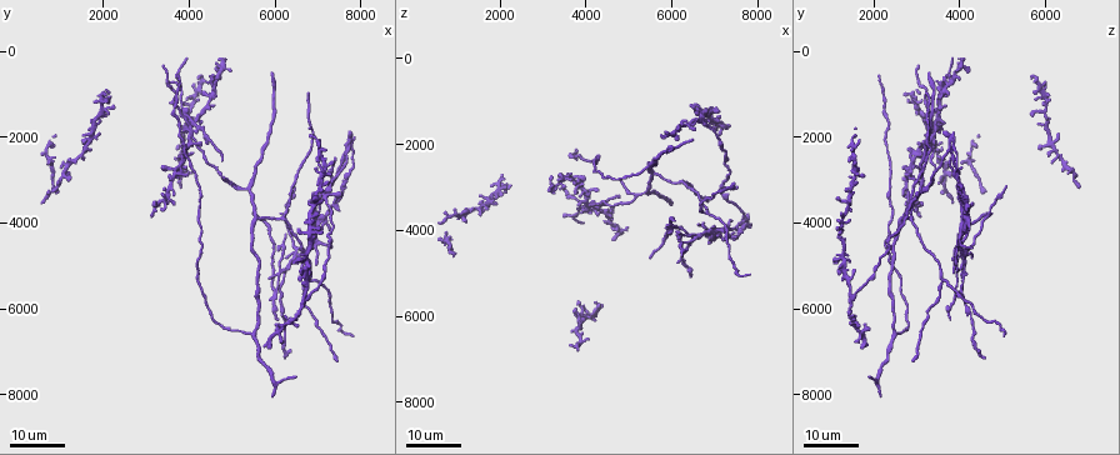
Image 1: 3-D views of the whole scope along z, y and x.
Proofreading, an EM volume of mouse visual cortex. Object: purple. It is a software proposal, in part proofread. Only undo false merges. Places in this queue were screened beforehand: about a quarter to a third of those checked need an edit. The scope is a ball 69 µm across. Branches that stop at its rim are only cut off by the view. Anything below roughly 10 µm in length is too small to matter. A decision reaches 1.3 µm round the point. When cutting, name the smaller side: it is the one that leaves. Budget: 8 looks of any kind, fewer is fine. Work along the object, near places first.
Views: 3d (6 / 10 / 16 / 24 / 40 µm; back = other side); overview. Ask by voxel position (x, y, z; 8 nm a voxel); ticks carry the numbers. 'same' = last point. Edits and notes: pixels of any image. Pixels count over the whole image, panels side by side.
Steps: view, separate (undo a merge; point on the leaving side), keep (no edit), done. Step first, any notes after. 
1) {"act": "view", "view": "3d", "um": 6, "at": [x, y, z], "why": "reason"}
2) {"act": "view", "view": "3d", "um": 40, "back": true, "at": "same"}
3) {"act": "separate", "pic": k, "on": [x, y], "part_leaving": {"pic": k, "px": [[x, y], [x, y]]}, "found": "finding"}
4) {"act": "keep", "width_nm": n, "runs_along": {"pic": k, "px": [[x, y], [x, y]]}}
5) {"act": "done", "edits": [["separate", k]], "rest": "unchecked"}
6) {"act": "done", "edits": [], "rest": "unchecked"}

{"act": "view", "view": "3d", "um": 24, "at": [6150, 3900, 2900]}

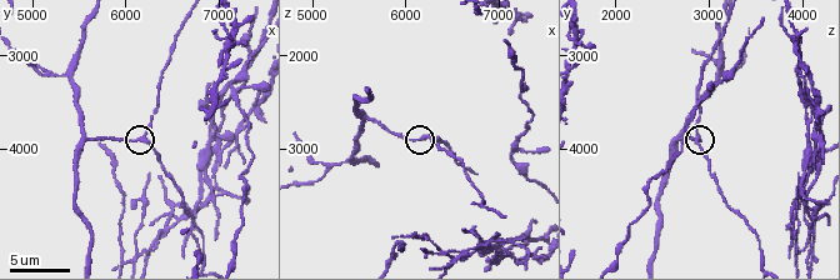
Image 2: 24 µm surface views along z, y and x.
{"act": "view", "view": "3d", "um": 6, "at": [6200, 3900, 2900], "why": "zoom in"}

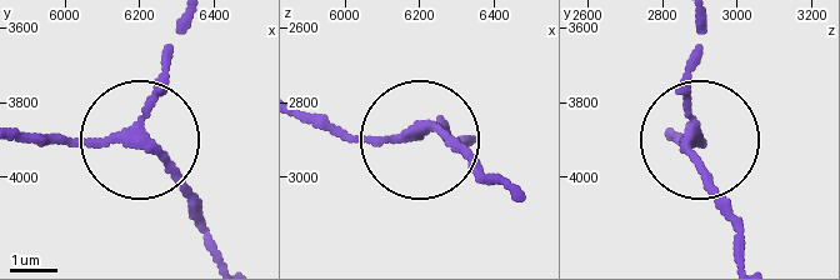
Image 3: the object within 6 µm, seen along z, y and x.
{"act": "keep", "side_arm_um": 28, "arms": 3, "found": "one neuron here"}

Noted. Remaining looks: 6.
{"act": "view", "view": "3d", "um": 10, "at": [5350, 3200, 3100], "why": "a fork"}

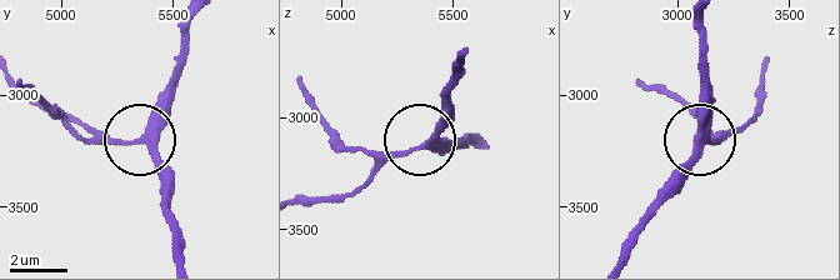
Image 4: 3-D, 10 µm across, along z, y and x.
{"act": "view", "view": "3d", "um": 10, "back": true, "at": [5340, 3190, 3120], "why": "from behind"}

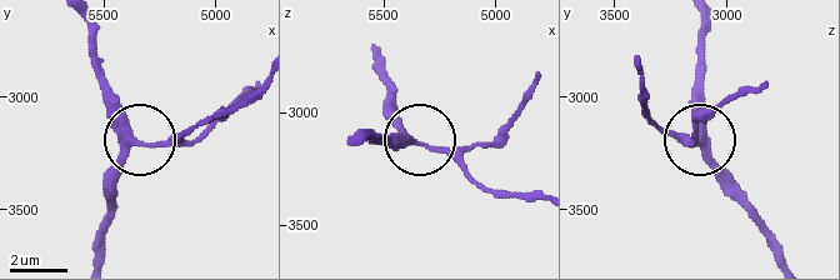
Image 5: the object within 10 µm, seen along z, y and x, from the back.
{"act": "keep", "arms": 3, "found": "continuous, no second neuron"}

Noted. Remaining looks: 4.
{"act": "view", "view": "3d", "um": 24, "at": [6700, 5700, 1500]}

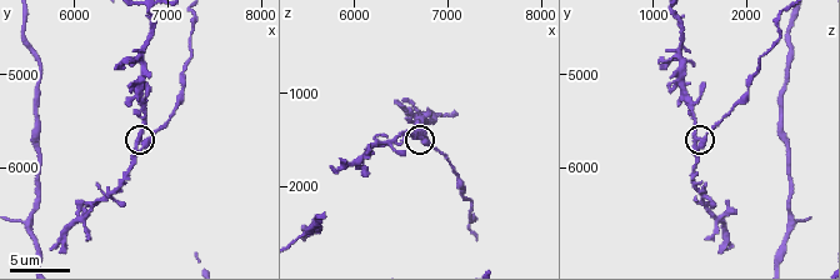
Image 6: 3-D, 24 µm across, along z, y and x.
{"act": "view", "view": "3d", "um": 10, "at": [6700, 5650, 1450], "why": "closer look"}

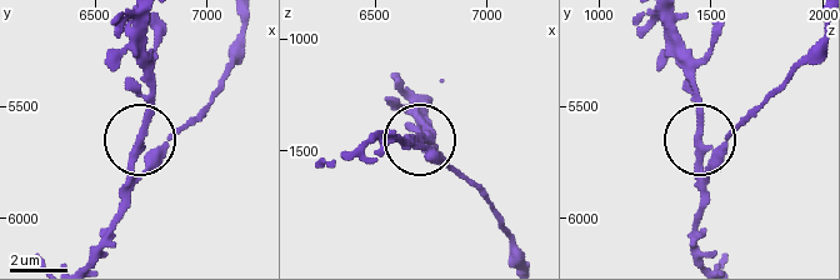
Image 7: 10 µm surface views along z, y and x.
{"act": "separate", "pic": 7, "on": [176, 135], "part_leaving": {"pic": 7, "px": [[149, 163], [216, 86], [243, 23]]}, "found": "a second neuron is stuck on"}

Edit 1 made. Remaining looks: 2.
{"act": "view", "view": "3d", "um": 6, "at": [5450, 6600, 2550], "why": "three-way junction"}

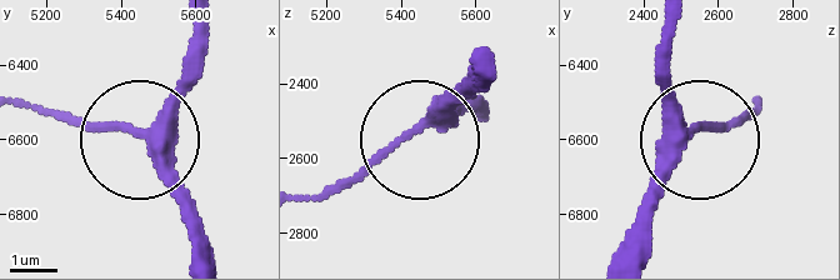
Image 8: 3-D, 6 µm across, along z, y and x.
{"act": "view", "view": "3d", "um": 6, "back": true, "at": [5440, 6580, 2510]}

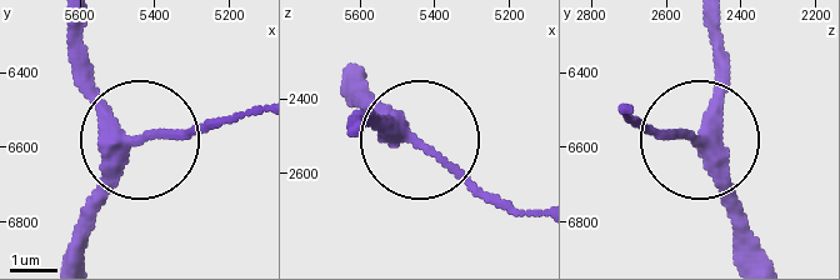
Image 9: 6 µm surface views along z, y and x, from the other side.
{"act": "keep", "arms": 3, "runs_along": {"pic": 9, "px": [[364, 120], [419, 144], [355, 76]]}, "found": "one neuron here"}

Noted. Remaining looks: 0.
{"act": "done", "edits": [["separate", 7]], "rest": "unchecked"}

